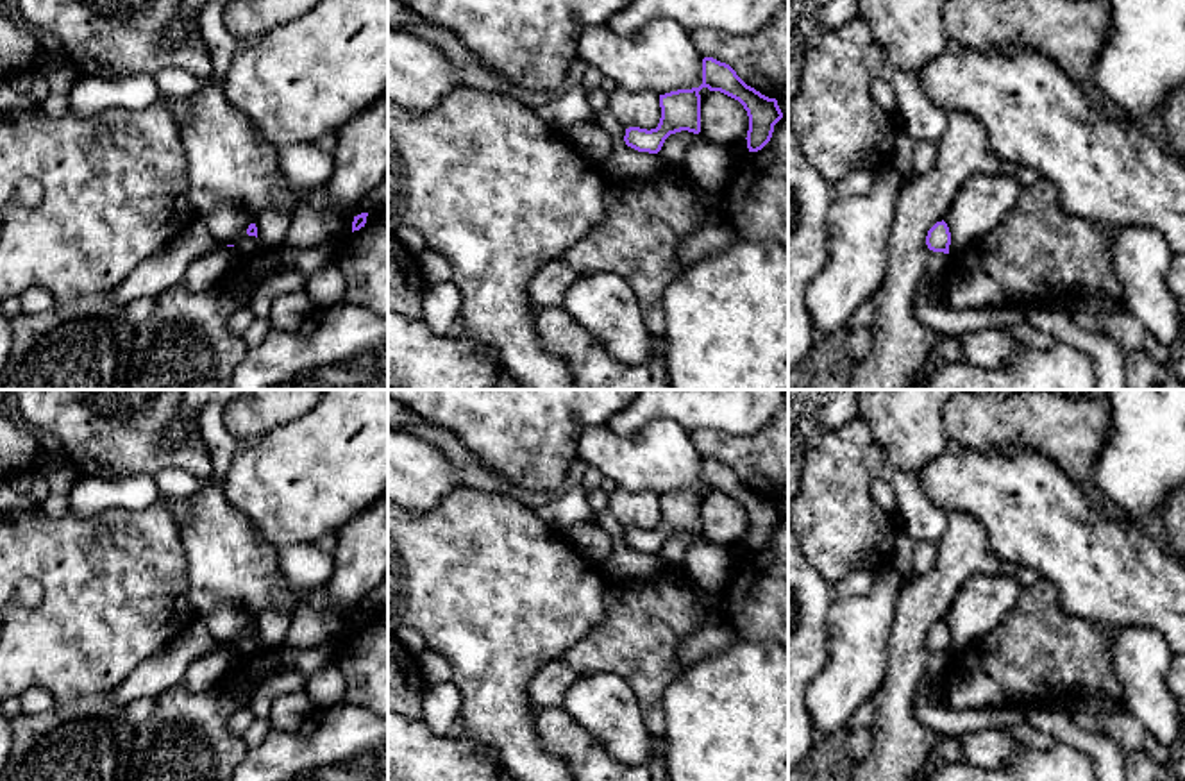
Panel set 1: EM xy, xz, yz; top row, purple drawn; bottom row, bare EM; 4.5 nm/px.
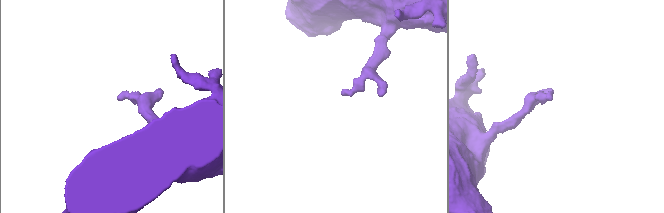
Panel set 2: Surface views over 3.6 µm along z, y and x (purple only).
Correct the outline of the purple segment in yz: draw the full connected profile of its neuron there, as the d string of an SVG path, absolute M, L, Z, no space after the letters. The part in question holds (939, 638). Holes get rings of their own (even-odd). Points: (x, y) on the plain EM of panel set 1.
M942 620L942 622L937 622L937 624L928 631L926 645L928 645L928 649L933 651L933 652L949 654L951 633L949 633L949 627L947 627L947 624L945 624L944 620Z

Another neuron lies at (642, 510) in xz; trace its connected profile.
M617 488L608 495L608 509L624 527L656 529L661 518L660 495L654 491L627 491Z

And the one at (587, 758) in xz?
M561 706L536 710L534 733L545 751L567 763L572 781L668 781L661 754L640 765L622 763Z

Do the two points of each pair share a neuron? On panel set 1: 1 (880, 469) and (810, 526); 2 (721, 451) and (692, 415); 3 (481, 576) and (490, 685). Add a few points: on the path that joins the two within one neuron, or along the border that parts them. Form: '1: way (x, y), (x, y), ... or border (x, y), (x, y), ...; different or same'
1: border (873, 442), (867, 451), (867, 469), (874, 476); different
2: border (690, 429), (722, 429), (744, 436); different
3: way (487, 603), (487, 658); same

